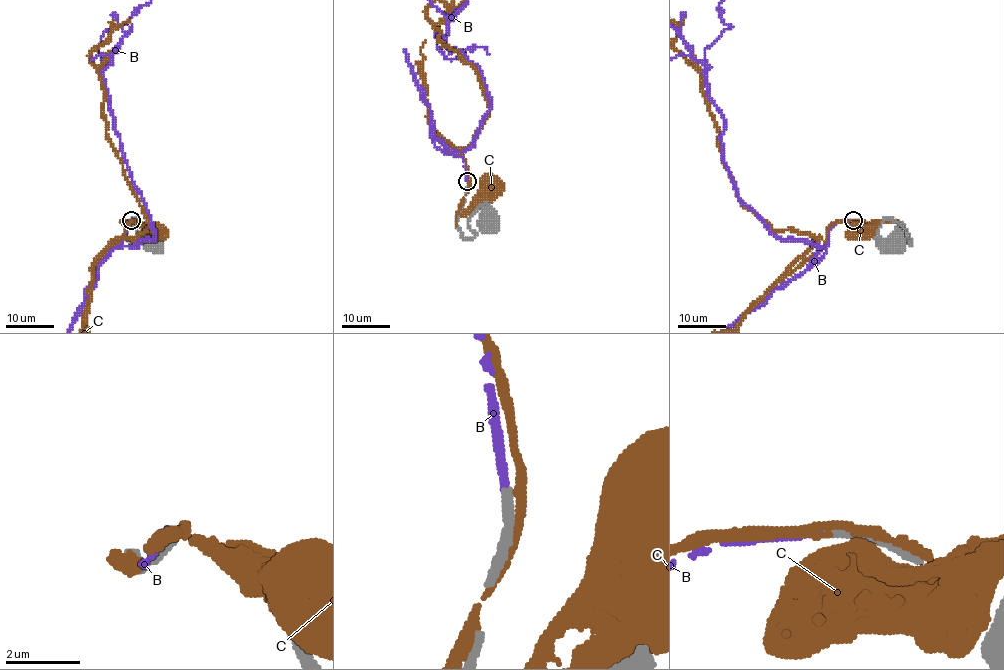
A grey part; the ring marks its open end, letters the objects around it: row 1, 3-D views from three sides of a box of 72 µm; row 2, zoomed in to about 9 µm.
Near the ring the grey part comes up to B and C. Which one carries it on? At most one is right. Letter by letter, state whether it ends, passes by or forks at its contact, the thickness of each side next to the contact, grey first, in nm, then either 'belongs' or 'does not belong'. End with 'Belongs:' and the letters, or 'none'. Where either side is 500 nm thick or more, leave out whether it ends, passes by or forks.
B: it ends | 280/240 nm | belongs
C: it passes by | 240/220 nm | does not belong
Belongs: B

